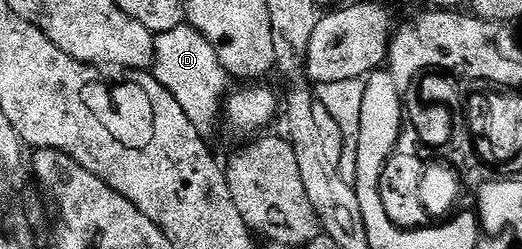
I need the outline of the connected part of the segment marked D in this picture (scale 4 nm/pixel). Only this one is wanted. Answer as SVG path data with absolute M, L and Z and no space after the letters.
M187 25L159 32L155 41L154 74L157 81L176 98L182 109L186 109L186 117L194 121L194 129L198 129L202 136L211 136L216 122L221 122L222 104L230 91L230 74L222 65L216 48L202 33L198 33L198 29Z

